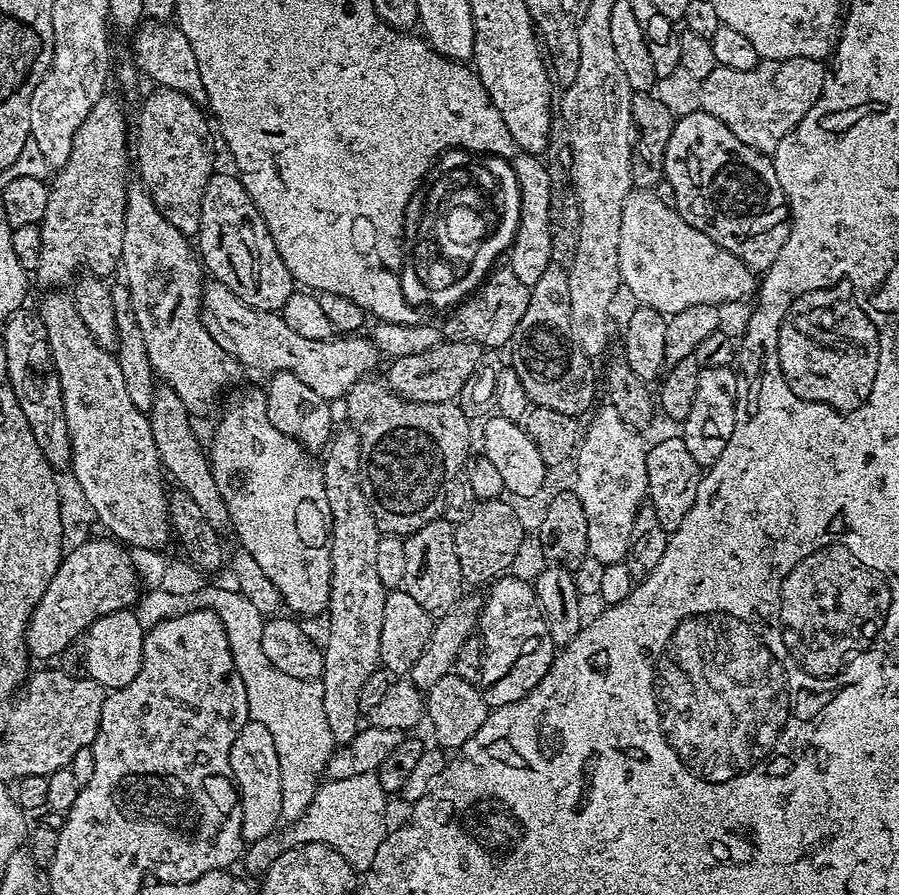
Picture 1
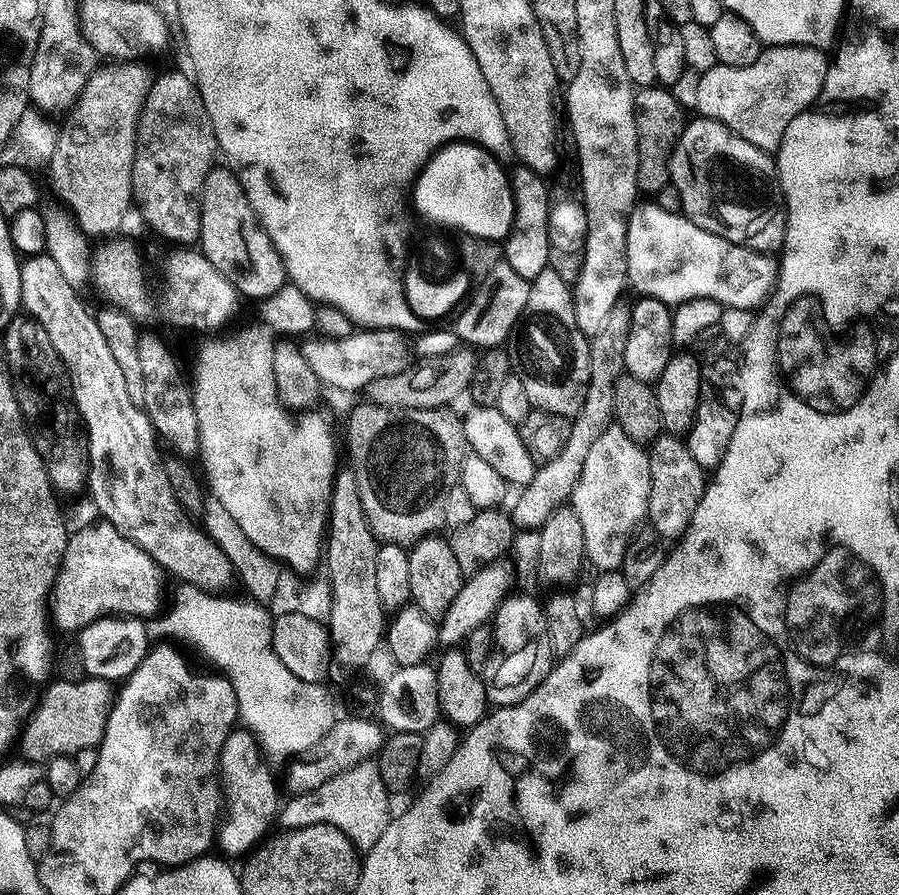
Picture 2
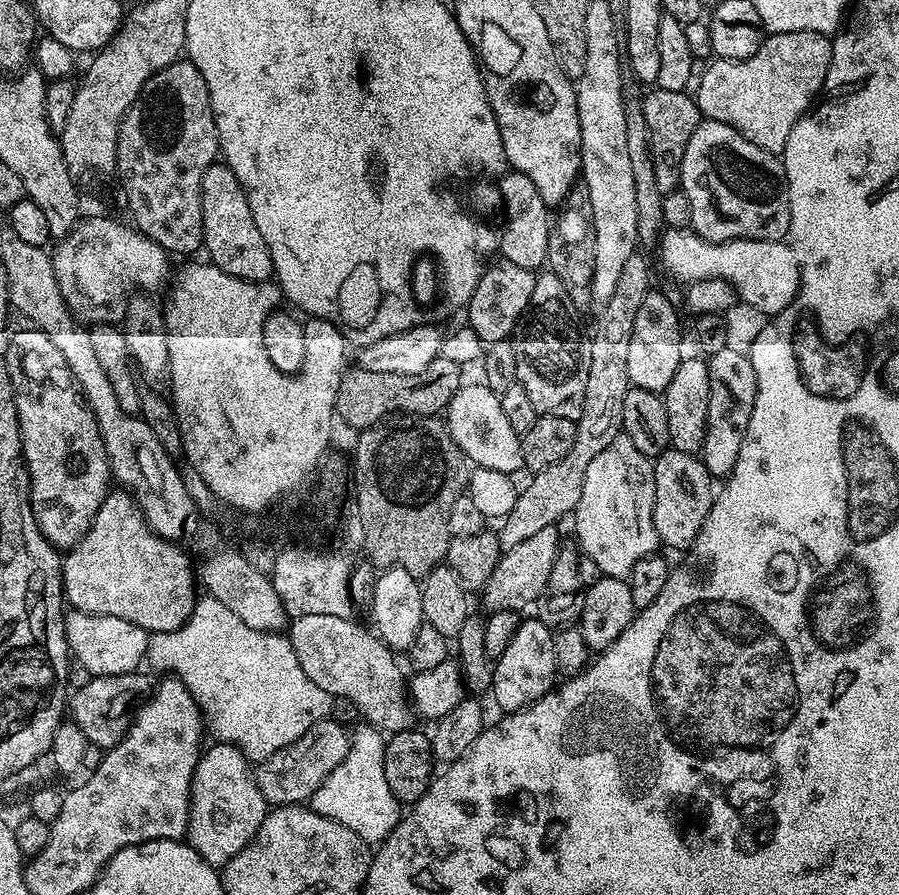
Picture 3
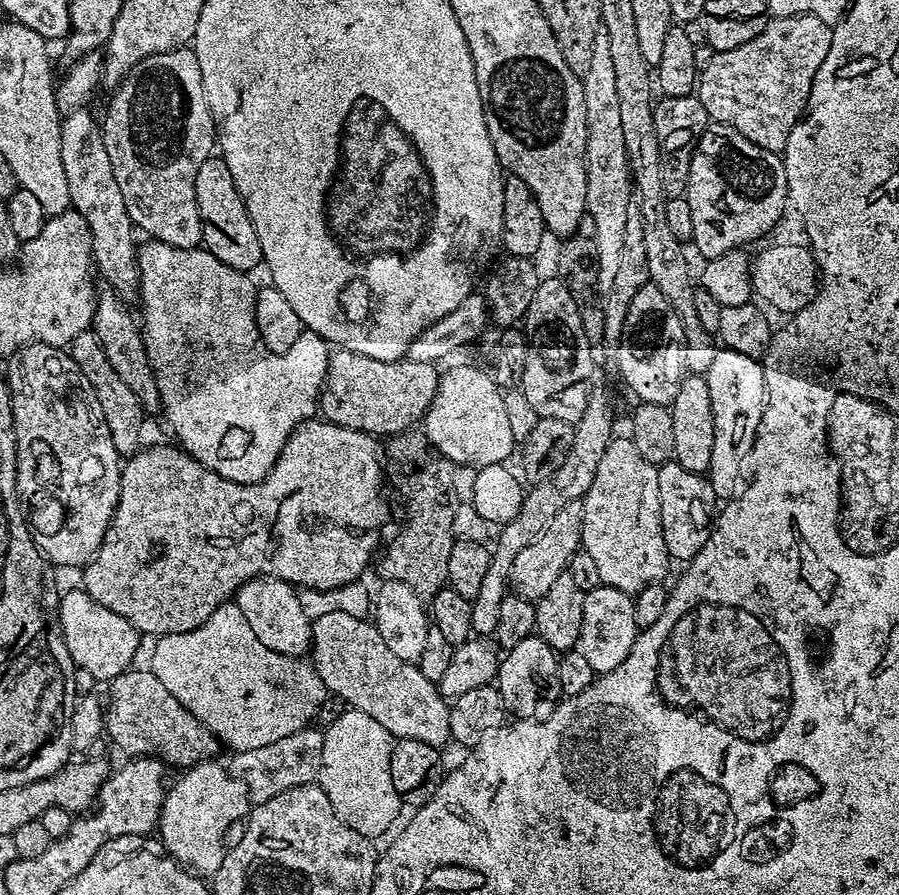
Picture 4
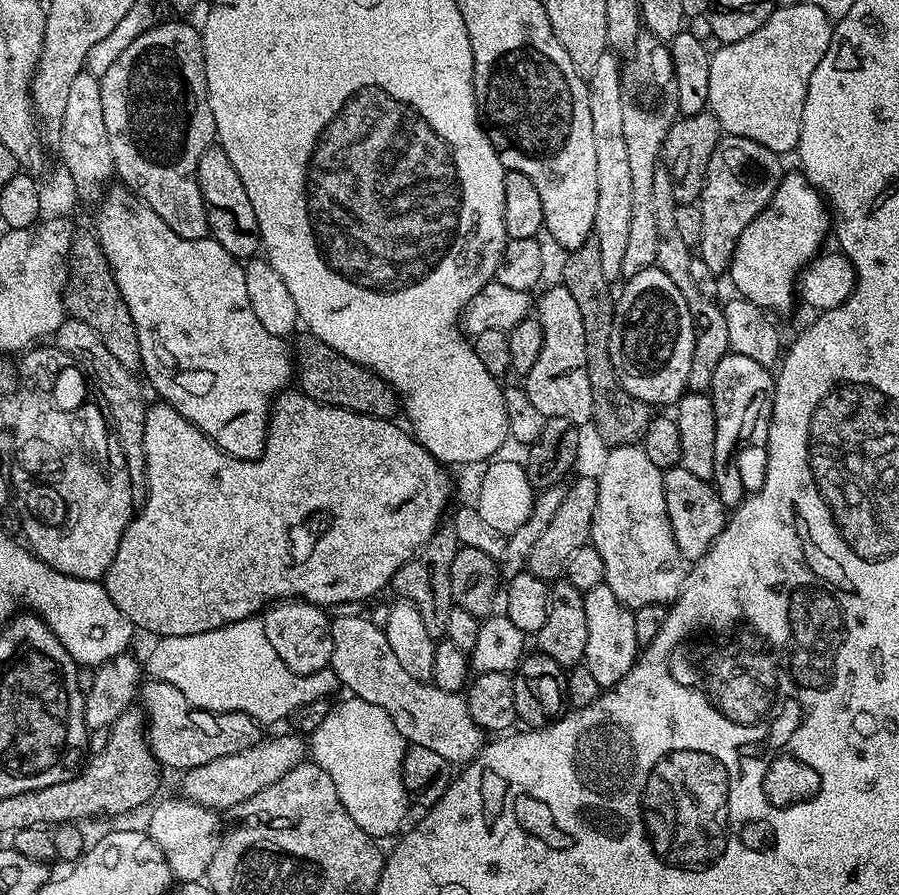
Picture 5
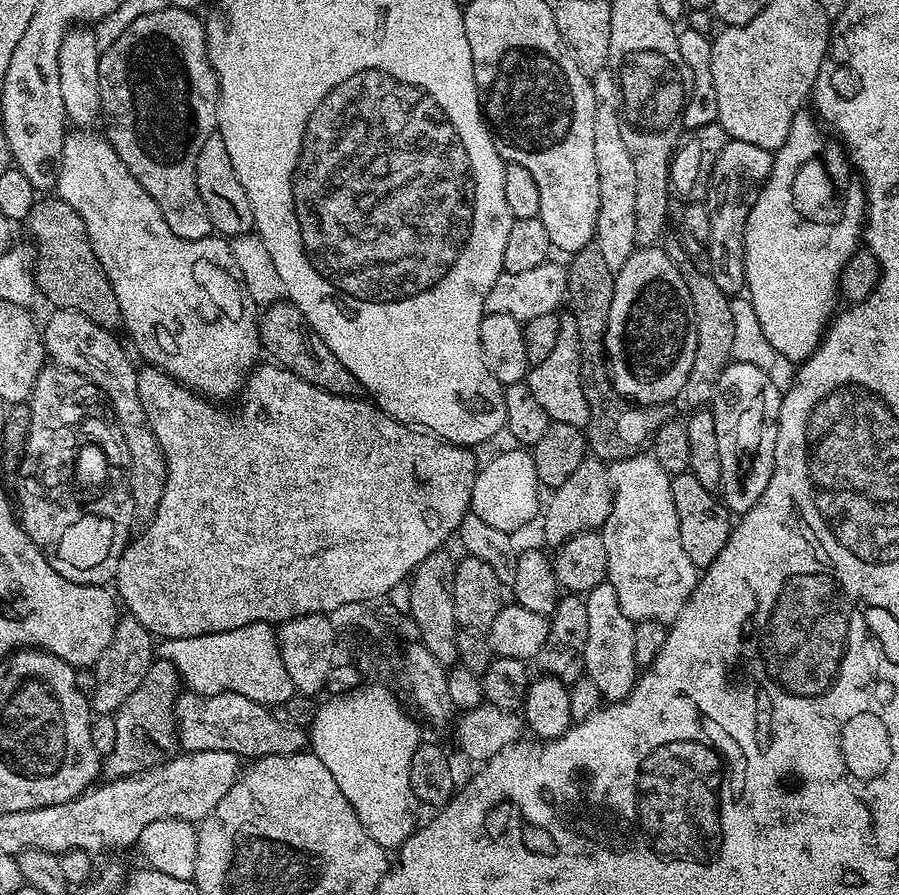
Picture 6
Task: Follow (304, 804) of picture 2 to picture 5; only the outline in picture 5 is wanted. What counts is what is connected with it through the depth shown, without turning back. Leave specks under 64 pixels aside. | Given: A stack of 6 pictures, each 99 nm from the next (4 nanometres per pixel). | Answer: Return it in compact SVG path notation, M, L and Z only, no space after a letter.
M357 698L347 699L333 706L322 726L310 733L311 759L330 774L330 782L334 782L342 806L346 806L346 814L362 826L367 836L395 837L405 827L404 815L410 805L400 773L406 741L382 706Z

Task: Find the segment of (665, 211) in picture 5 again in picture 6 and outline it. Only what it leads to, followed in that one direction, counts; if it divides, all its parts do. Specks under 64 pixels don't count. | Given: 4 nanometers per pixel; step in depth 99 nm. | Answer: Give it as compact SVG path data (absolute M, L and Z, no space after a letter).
M680 264L680 273L690 290L696 327L694 363L690 366L690 374L686 374L686 386L682 393L682 400L685 400L692 410L711 405L718 378L722 378L722 370L726 370L726 366L732 360L734 346L732 300L725 292L718 290L718 286L714 286L711 275L701 265L700 268L696 264Z

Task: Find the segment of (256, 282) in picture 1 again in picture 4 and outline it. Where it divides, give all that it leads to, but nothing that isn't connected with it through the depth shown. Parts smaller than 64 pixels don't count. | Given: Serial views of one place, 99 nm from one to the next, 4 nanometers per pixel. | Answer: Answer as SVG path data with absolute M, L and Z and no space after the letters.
M223 155L208 156L206 162L198 166L198 178L194 178L194 194L198 198L198 210L207 225L204 229L203 247L207 248L210 254L214 254L218 262L239 272L251 273L252 268L261 267L264 255L262 254L262 242L258 242L258 230L254 230L254 222L246 210L244 199L236 185L236 176L230 174L230 166L226 166Z

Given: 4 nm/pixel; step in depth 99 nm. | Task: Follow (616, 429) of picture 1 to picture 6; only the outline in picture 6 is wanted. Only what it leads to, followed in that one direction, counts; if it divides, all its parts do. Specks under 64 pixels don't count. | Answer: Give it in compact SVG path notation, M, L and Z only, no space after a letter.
M650 454L617 460L609 467L608 473L612 479L612 509L602 529L608 559L607 583L614 586L618 606L622 606L622 614L626 614L626 618L633 622L657 620L665 626L671 625L678 618L682 606L686 606L692 597L698 579L697 566L690 562L686 549L682 547L682 534L678 534L678 510L674 506L672 477L658 466Z

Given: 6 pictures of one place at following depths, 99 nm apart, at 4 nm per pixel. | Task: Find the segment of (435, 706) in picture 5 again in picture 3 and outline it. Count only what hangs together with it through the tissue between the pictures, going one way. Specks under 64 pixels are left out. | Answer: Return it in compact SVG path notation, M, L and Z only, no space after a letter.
M307 615L293 619L288 637L306 676L329 696L349 698L361 717L386 734L407 731L414 714L408 699L408 682L400 672L395 655L380 638L352 618Z

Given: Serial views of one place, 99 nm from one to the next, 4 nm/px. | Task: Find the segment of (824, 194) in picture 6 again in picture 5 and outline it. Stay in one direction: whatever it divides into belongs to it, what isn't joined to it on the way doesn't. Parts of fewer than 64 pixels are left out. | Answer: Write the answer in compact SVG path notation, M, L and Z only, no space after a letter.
M789 171L780 179L778 190L774 198L760 213L742 230L742 234L736 243L736 249L732 255L730 265L730 277L732 284L737 288L739 295L745 300L760 305L765 310L772 308L788 308L792 304L792 296L798 292L798 277L817 256L821 255L825 247L824 239L830 236L830 212L826 207L823 196L817 192L816 187L809 182L807 177L799 171Z

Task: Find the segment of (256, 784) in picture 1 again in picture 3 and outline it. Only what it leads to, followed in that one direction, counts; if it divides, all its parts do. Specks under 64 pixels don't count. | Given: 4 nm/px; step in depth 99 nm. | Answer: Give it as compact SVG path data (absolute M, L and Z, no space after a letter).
M216 742L213 745L213 748L205 747L201 751L200 761L194 770L192 805L188 815L186 840L207 864L220 870L223 869L224 865L229 864L245 846L252 843L252 839L258 834L258 830L262 826L264 817L270 811L270 805L265 800L262 790L258 790L253 773L249 771L249 757L245 756L234 744Z

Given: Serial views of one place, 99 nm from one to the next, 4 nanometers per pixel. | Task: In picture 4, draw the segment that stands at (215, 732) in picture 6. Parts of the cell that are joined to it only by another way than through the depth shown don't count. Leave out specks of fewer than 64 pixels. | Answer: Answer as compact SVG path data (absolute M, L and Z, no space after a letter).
M133 666L113 678L109 688L112 689L108 692L108 700L106 696L104 732L109 741L112 739L125 752L125 757L151 756L165 765L173 764L176 770L183 770L221 751L222 744L215 733L194 718L194 714L158 682L151 670L143 672L139 666Z

